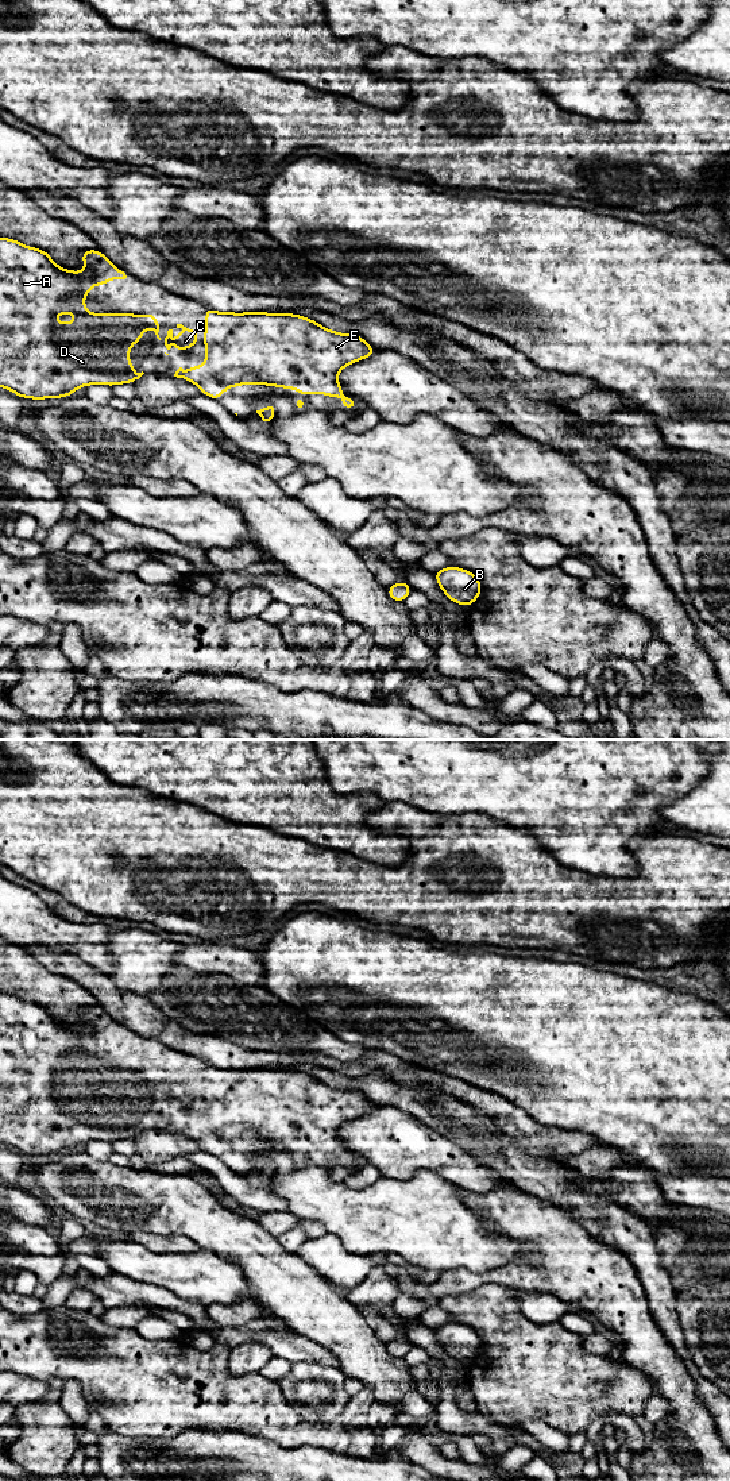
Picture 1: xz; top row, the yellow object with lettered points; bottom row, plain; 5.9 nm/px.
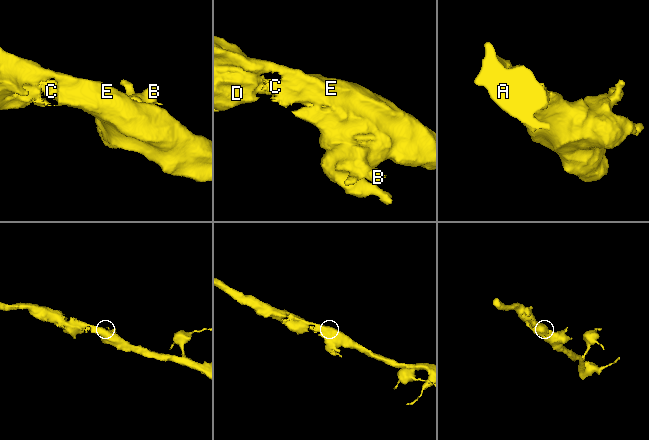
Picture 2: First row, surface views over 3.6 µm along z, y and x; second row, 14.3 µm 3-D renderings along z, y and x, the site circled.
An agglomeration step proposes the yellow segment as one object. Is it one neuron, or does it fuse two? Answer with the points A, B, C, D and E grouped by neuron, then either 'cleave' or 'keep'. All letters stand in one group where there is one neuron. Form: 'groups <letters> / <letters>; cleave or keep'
groups A B C D E; keep

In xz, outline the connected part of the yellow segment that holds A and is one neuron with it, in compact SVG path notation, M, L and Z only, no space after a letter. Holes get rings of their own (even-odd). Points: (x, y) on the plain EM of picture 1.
M0 994L0 1143L11 1146L15 1152L20 1154L31 1156L46 1156L46 1154L63 1154L73 1152L74 1146L78 1143L85 1143L89 1141L107 1141L116 1142L124 1139L135 1139L144 1129L136 1129L135 1123L130 1121L130 1102L140 1100L140 1092L146 1088L147 1084L152 1085L157 1094L161 1096L159 1080L157 1069L150 1071L135 1071L135 1069L92 1069L86 1067L85 1053L88 1048L96 1041L107 1041L109 1035L125 1035L127 1031L120 1025L115 1023L113 1019L100 1007L100 1006L85 1006L80 1008L85 1027L72 1027L62 1025L51 1014L50 1008L43 1007L36 1003L30 1003L22 1000L16 995ZM61 1069L73 1069L78 1072L77 1077L73 1079L55 1079L53 1073Z

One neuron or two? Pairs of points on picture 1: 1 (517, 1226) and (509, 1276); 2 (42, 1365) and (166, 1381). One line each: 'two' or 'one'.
1: one
2: one

